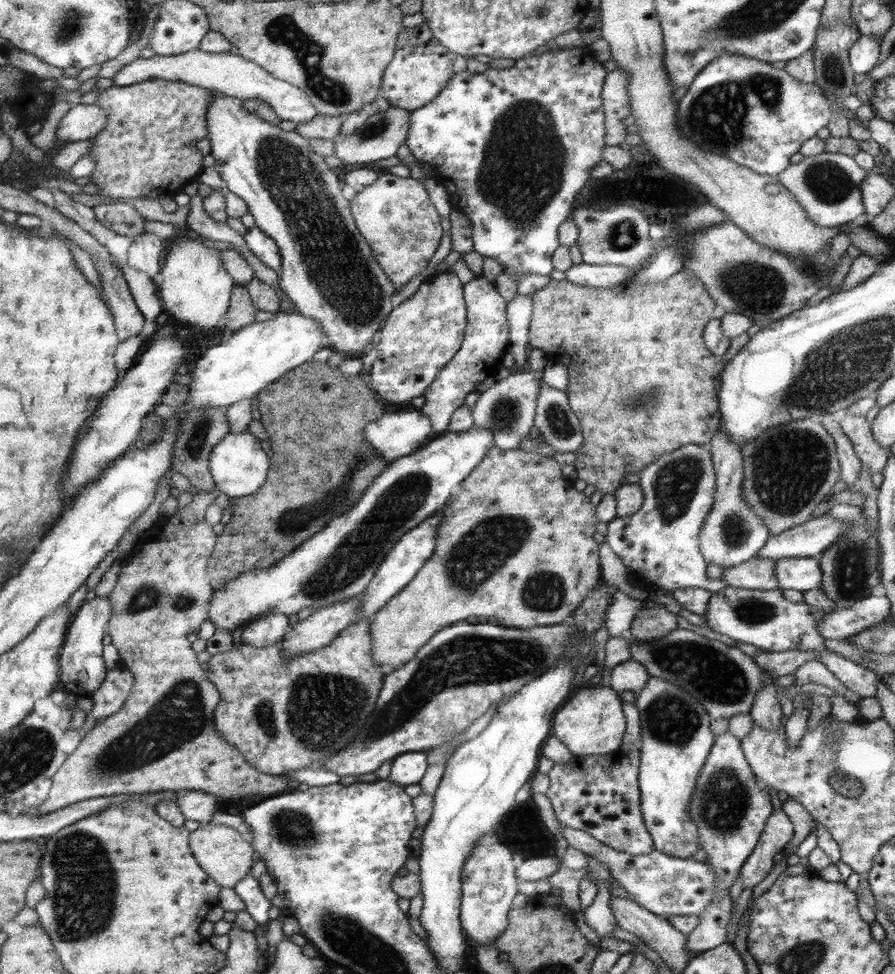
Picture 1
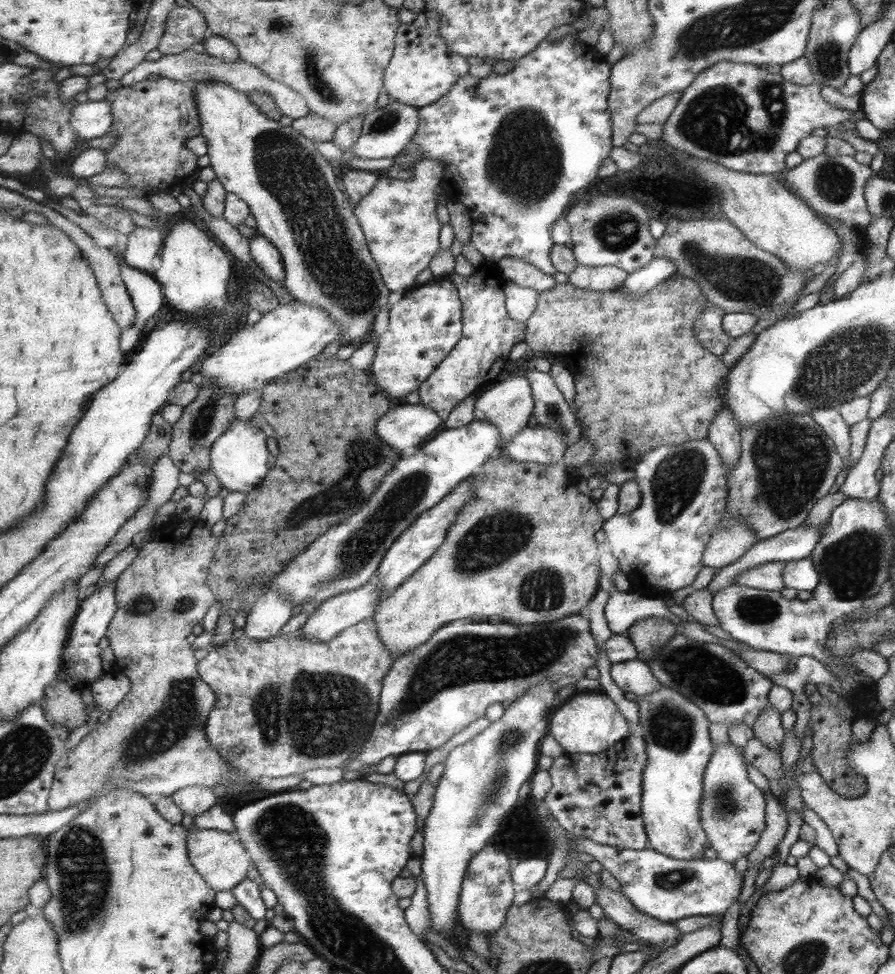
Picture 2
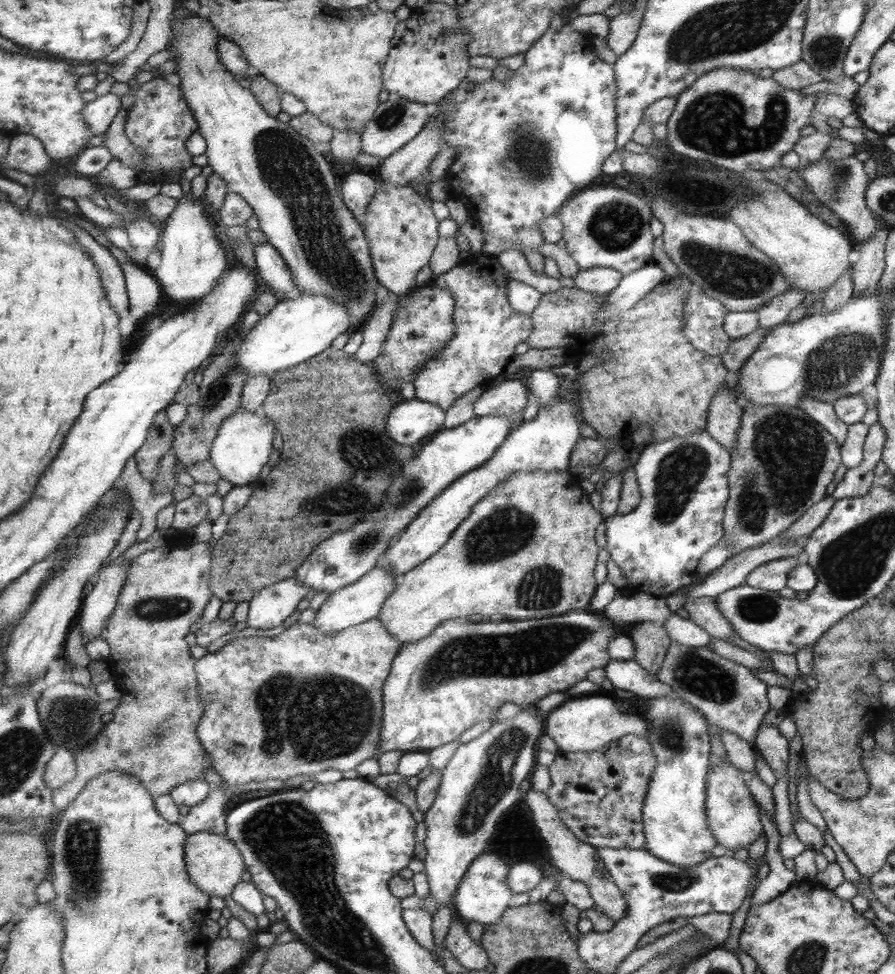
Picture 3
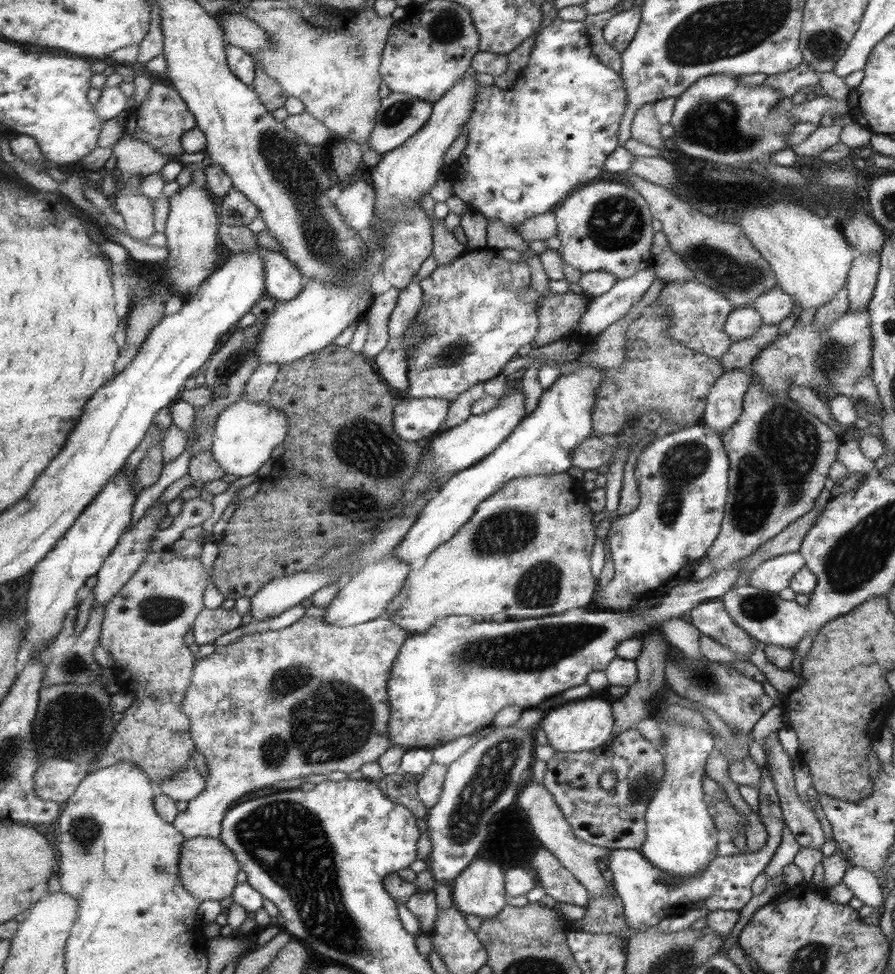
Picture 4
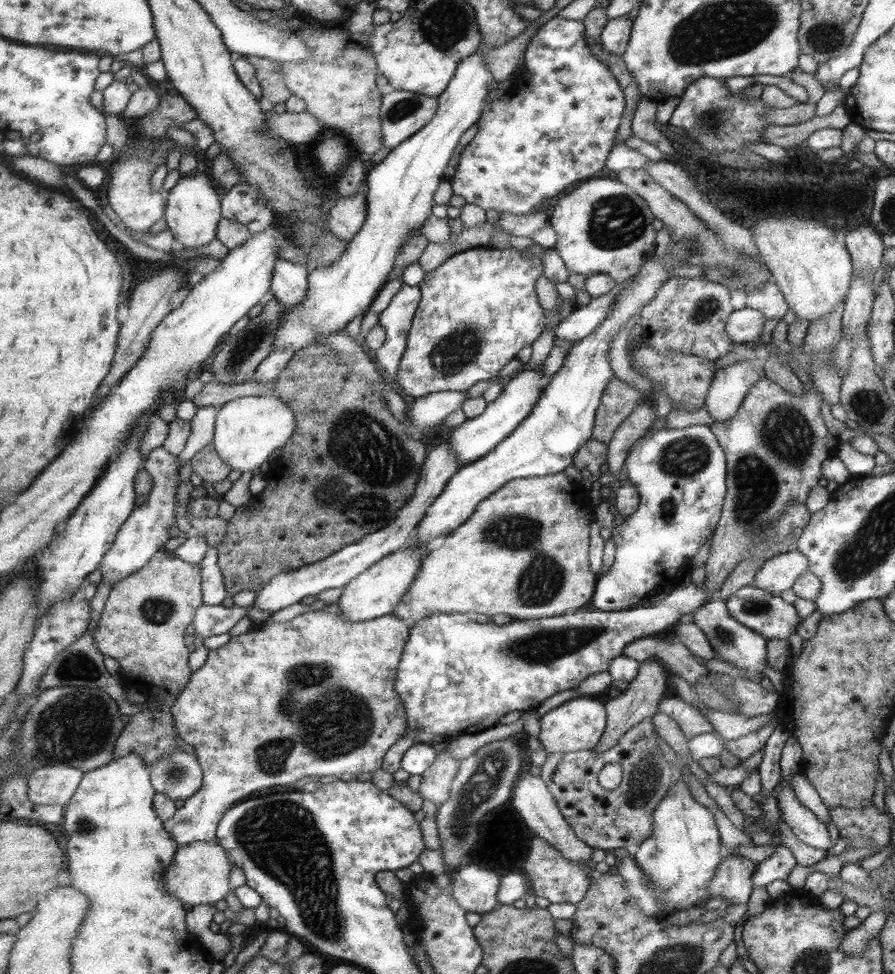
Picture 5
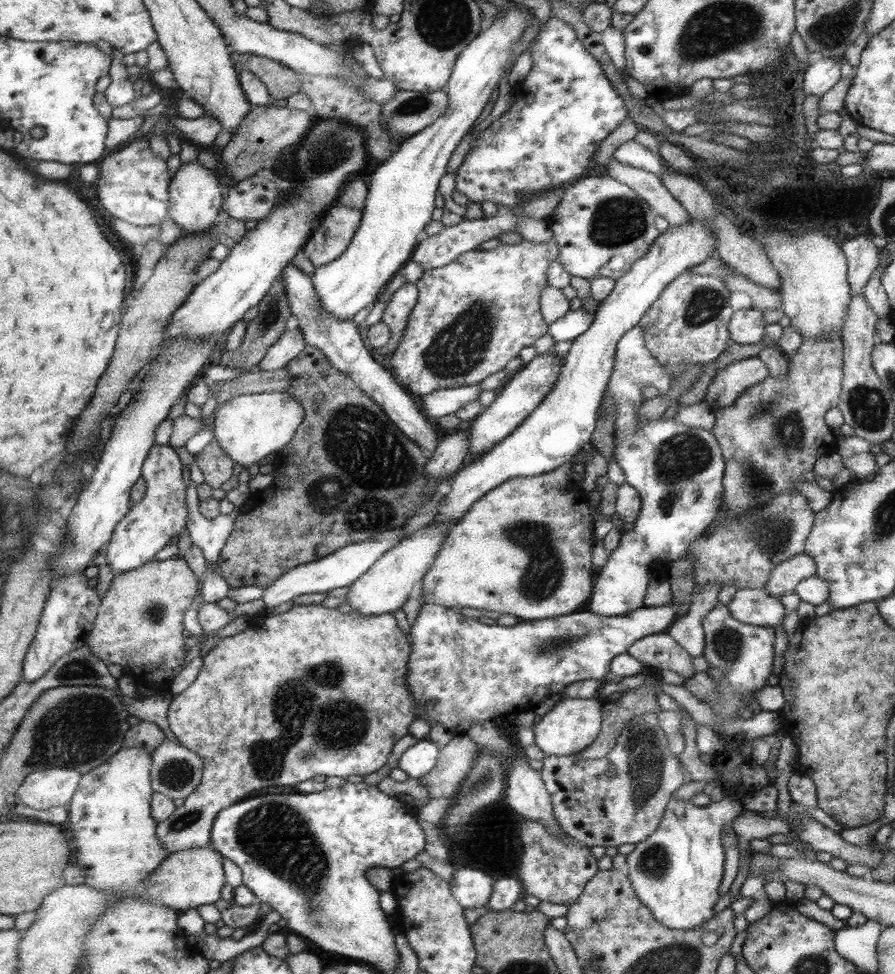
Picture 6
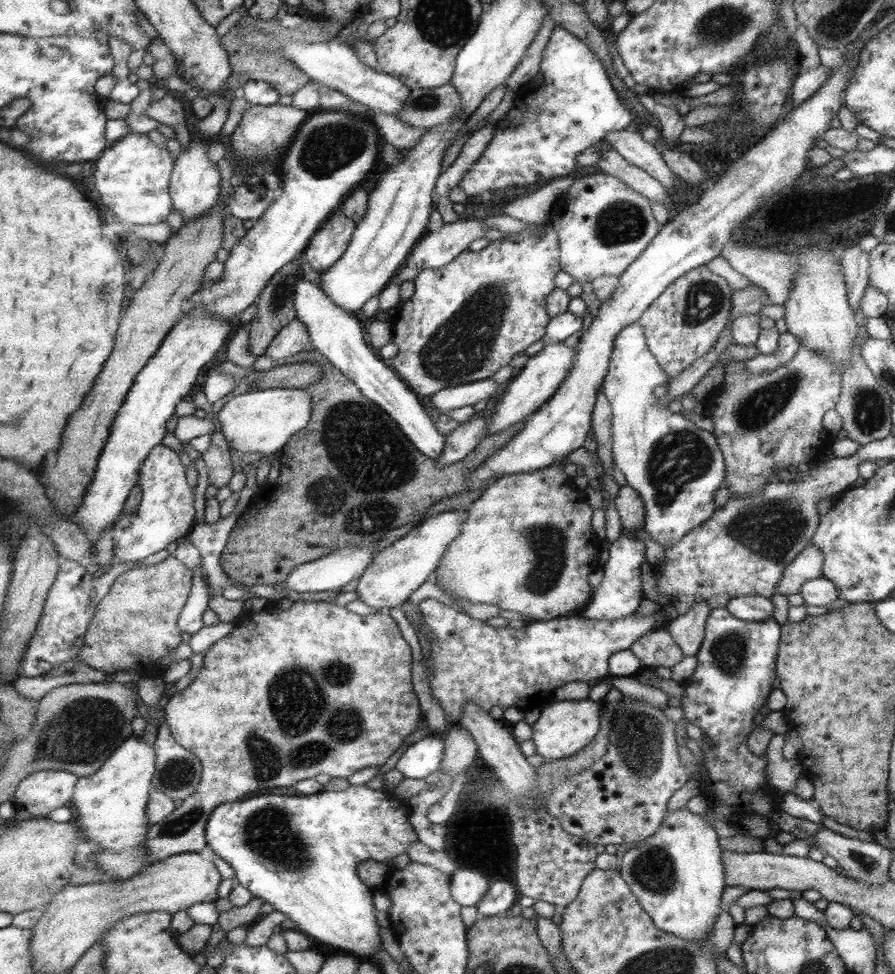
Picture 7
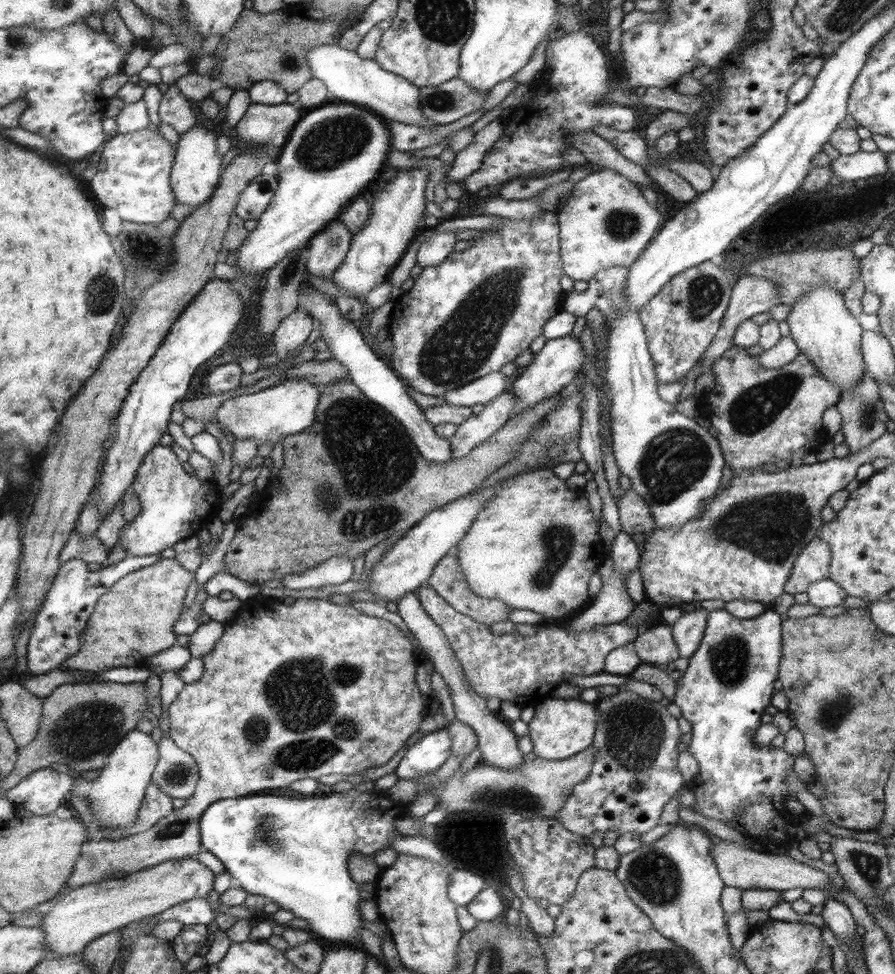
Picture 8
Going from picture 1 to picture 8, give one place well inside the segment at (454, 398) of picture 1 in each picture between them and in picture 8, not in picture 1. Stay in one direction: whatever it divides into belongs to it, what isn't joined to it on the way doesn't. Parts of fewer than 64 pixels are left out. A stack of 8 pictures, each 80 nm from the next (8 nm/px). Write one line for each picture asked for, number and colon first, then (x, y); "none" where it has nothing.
2: (479, 356)
3: (486, 330)
4: (475, 322)
5: (477, 310)
6: (474, 315)
7: (465, 320)
8: (473, 313)

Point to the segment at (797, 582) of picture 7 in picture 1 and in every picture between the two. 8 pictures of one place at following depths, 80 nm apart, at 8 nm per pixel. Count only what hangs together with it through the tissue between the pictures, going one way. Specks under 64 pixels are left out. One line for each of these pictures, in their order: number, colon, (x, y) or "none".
1: (756, 574)
2: (768, 576)
3: (771, 576)
4: (773, 575)
5: (778, 573)
6: (783, 578)

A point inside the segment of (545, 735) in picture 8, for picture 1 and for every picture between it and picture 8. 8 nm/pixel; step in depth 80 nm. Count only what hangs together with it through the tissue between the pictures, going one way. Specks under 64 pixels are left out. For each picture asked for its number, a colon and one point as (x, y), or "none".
1: (591, 723)
2: (586, 724)
3: (578, 724)
4: (583, 724)
5: (577, 724)
6: (571, 724)
7: (562, 728)

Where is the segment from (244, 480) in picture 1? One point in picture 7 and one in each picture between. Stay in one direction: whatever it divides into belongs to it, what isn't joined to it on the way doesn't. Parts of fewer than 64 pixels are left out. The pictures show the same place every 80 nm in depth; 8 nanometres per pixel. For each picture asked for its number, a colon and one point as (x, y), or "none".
2: (238, 458)
3: (241, 448)
4: (245, 433)
5: (246, 430)
6: (248, 427)
7: (260, 421)

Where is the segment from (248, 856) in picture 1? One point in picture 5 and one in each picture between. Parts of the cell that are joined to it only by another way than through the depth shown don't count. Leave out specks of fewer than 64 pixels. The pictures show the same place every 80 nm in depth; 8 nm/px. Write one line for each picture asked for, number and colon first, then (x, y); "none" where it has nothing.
2: (217, 856)
3: (213, 862)
4: (206, 868)
5: (198, 875)

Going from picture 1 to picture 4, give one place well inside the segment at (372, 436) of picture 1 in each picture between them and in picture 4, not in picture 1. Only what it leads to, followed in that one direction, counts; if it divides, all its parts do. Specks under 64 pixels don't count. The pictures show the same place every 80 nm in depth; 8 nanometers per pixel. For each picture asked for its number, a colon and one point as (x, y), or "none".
2: (404, 427)
3: (410, 421)
4: (413, 419)

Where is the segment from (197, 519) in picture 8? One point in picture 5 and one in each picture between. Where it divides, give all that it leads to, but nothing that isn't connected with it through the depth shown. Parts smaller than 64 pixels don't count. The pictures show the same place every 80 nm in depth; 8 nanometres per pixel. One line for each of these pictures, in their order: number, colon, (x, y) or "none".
5: (144, 534)
6: (145, 531)
7: (166, 513)

